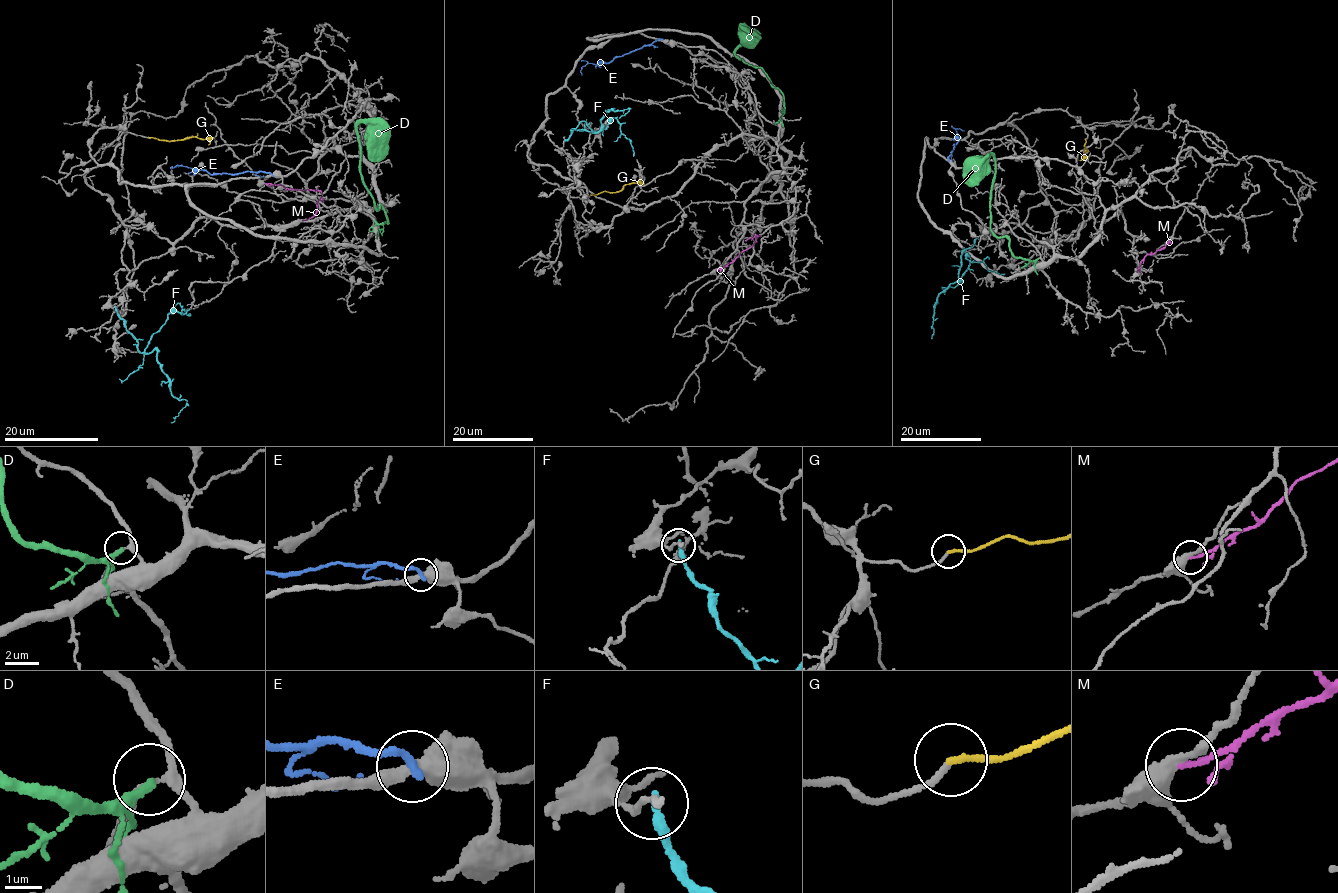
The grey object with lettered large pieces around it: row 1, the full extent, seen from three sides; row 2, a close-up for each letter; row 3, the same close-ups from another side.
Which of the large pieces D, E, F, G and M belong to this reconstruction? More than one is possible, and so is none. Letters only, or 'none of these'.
G

